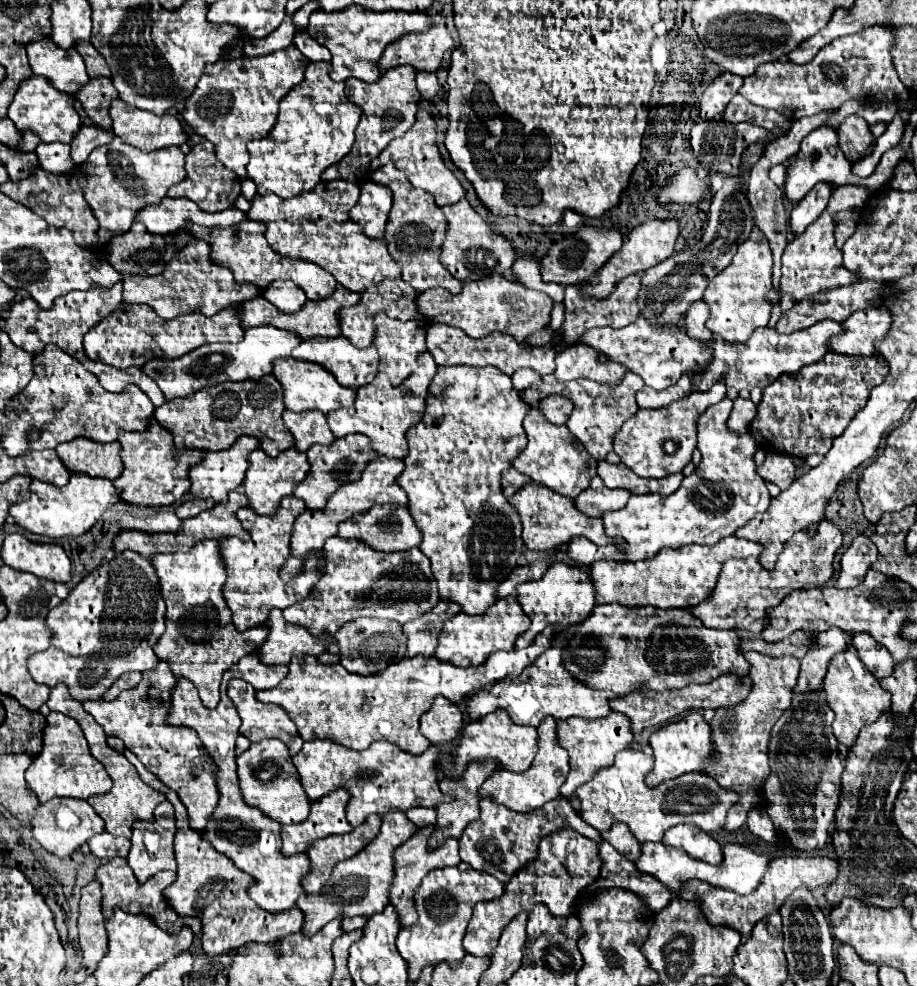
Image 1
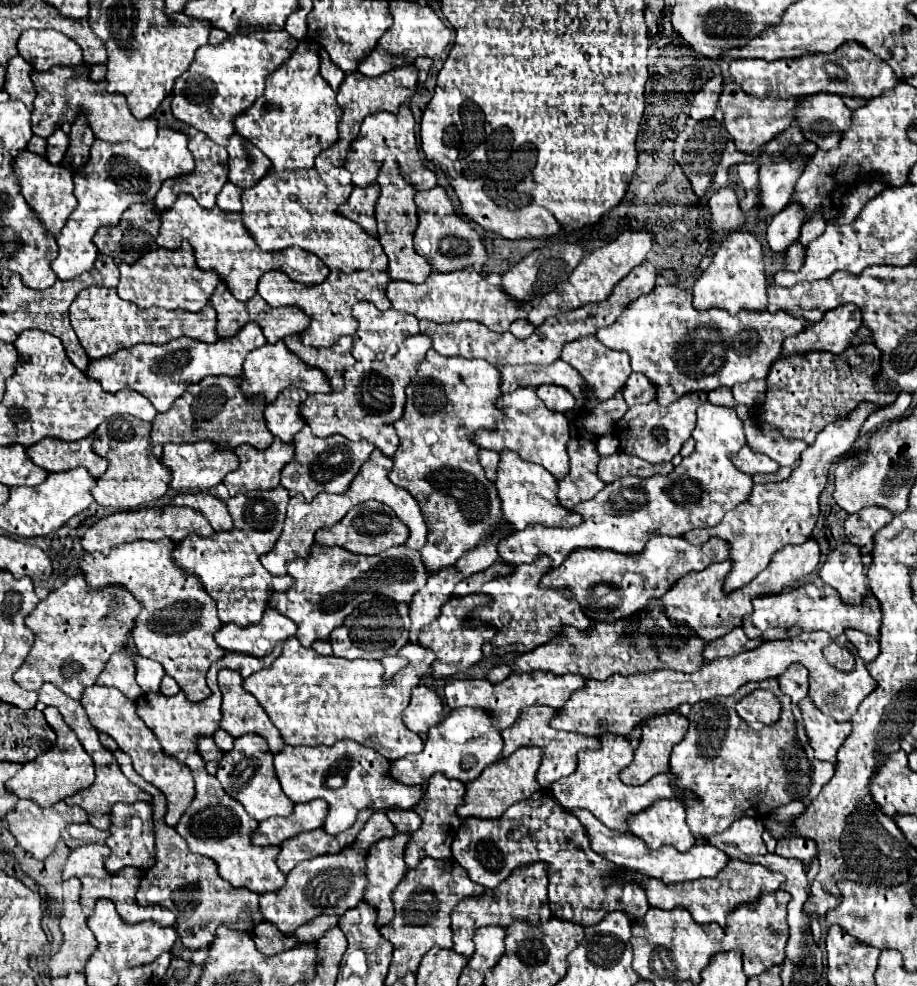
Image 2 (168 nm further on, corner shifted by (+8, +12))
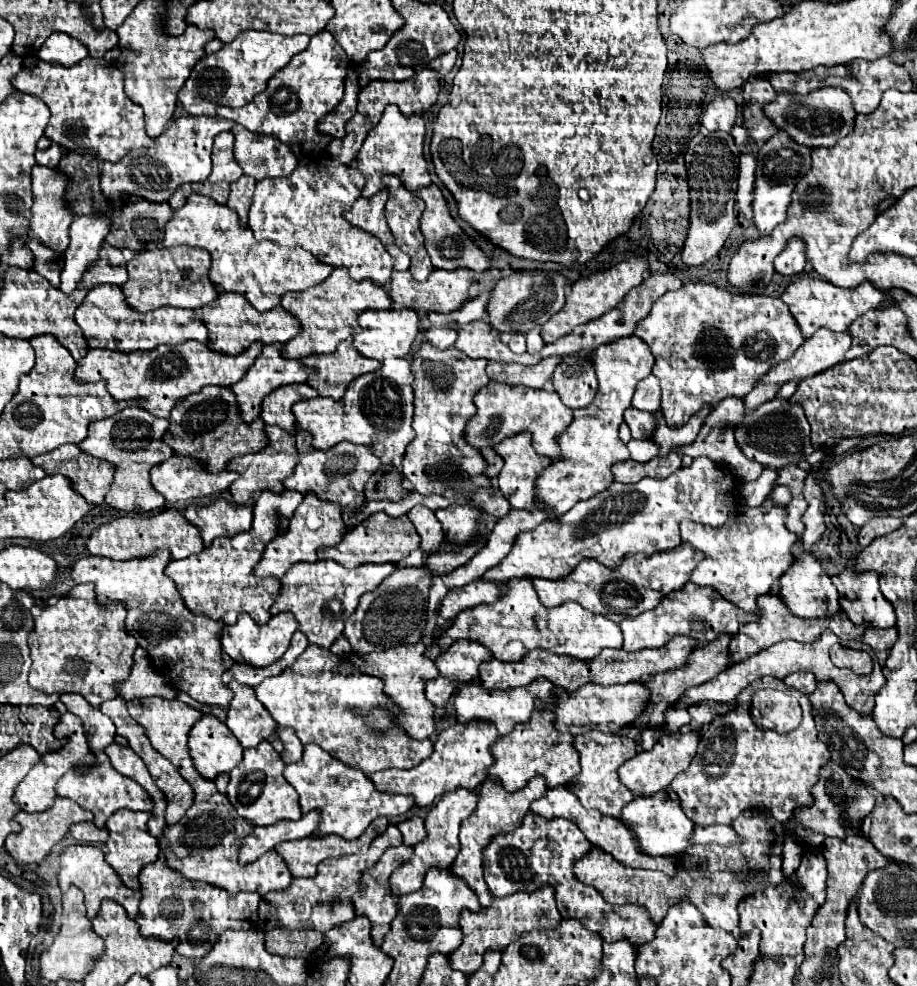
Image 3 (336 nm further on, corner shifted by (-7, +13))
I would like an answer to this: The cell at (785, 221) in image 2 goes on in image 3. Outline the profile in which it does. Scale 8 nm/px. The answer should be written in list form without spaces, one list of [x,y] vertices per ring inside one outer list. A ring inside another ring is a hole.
[[[793,239],[791,245],[775,259],[775,271],[785,277],[795,277],[803,271],[805,267],[805,247],[799,239]]]

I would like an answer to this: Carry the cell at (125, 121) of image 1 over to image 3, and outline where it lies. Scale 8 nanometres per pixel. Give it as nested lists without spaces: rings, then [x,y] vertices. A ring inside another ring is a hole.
[[[85,57],[79,65],[63,67],[39,61],[35,69],[21,69],[13,79],[17,91],[39,97],[51,111],[45,135],[63,147],[65,153],[81,153],[99,163],[123,159],[131,149],[149,147],[155,141],[147,137],[143,109],[123,93],[123,73],[107,59]]]

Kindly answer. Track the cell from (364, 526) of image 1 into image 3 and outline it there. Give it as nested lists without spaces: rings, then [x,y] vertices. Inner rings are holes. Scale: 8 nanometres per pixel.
[[[375,513],[371,515],[367,521],[363,521],[361,525],[357,525],[355,529],[347,531],[341,539],[341,543],[333,545],[333,547],[323,547],[319,549],[317,553],[317,559],[323,561],[323,559],[333,559],[337,561],[339,565],[351,569],[351,567],[359,567],[359,565],[365,565],[365,563],[399,563],[403,561],[413,549],[419,547],[419,535],[413,527],[413,523],[409,521],[407,515],[403,517],[397,517],[397,519],[391,519],[387,517],[385,513]]]

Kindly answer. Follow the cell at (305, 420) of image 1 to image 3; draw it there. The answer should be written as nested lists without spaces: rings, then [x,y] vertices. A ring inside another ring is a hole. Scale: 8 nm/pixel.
[[[297,383],[283,385],[283,387],[275,389],[275,393],[269,393],[263,399],[261,419],[269,425],[279,425],[293,433],[295,417],[291,413],[291,407],[293,407],[293,403],[297,403],[301,399],[311,399],[311,397],[317,397],[317,391],[305,383],[303,385],[297,385]]]

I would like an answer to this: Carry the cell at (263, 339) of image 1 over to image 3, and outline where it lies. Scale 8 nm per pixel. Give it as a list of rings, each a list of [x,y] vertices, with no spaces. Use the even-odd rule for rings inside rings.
[[[187,341],[181,345],[159,345],[151,351],[139,353],[111,353],[109,349],[89,349],[83,361],[77,361],[77,375],[75,381],[91,383],[91,381],[105,381],[107,391],[115,401],[129,401],[137,399],[141,409],[149,411],[155,417],[169,417],[171,409],[183,397],[191,393],[199,393],[205,385],[219,385],[231,387],[235,385],[245,373],[247,367],[253,365],[255,357],[261,353],[263,343],[253,343],[241,355],[221,355],[199,341]]]

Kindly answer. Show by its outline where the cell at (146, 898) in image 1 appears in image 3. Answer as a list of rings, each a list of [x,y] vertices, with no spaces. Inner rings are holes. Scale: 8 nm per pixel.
[[[71,845],[71,847],[65,847],[61,851],[61,855],[59,855],[57,881],[59,881],[61,891],[65,891],[69,885],[75,885],[75,887],[79,887],[83,891],[89,919],[93,919],[97,915],[99,905],[101,905],[103,899],[113,899],[119,905],[123,905],[123,909],[129,913],[131,919],[135,919],[139,915],[139,897],[141,897],[141,893],[125,887],[123,881],[119,881],[117,873],[105,861],[105,855],[103,855],[103,851],[99,847],[93,847],[93,845]]]

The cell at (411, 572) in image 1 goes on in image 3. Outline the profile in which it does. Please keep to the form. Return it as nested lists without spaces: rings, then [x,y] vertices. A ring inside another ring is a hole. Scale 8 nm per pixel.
[[[315,561],[315,563],[295,563],[279,581],[283,585],[279,597],[271,605],[271,615],[279,611],[289,611],[299,623],[309,643],[329,649],[333,641],[343,633],[345,621],[355,611],[359,597],[367,591],[373,591],[387,575],[391,575],[395,565],[363,565],[357,569],[345,569],[335,561]]]

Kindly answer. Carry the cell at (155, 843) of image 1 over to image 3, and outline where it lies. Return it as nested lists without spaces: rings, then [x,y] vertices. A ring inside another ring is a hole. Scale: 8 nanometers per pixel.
[[[119,809],[113,813],[113,817],[107,821],[107,831],[109,839],[105,841],[105,861],[115,869],[115,873],[121,877],[121,881],[129,889],[139,889],[139,869],[143,869],[147,863],[157,861],[159,857],[159,847],[157,839],[147,833],[147,819],[151,813],[147,811],[129,811],[129,809]]]

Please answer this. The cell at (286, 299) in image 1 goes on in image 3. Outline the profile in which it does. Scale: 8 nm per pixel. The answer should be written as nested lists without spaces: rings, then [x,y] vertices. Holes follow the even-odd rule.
[[[333,269],[333,273],[319,285],[301,293],[287,293],[281,299],[281,307],[295,315],[301,325],[301,333],[283,345],[283,357],[303,359],[315,353],[333,353],[339,341],[357,333],[357,317],[363,309],[391,307],[389,295],[383,287],[365,287],[369,281],[353,281],[345,269]]]

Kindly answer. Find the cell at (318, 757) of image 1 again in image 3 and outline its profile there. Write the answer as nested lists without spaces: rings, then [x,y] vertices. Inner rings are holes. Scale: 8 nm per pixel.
[[[305,745],[301,761],[287,765],[283,771],[283,777],[299,793],[301,813],[309,813],[311,809],[317,809],[321,813],[321,823],[317,829],[319,837],[339,835],[339,837],[351,841],[351,839],[361,837],[373,819],[405,815],[413,807],[411,797],[379,793],[375,789],[375,785],[371,781],[367,781],[363,771],[341,763],[339,759],[335,759],[327,751],[323,751],[319,745]]]

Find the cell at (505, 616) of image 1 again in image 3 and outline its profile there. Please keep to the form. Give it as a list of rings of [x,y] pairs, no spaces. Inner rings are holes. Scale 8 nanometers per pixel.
[[[455,641],[443,655],[435,659],[439,675],[425,685],[425,695],[435,705],[435,723],[439,723],[447,713],[449,697],[465,683],[479,677],[479,665],[491,659],[491,651],[483,645],[469,641]]]

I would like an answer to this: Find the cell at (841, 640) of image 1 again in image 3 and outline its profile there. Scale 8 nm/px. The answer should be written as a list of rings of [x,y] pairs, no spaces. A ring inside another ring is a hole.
[[[801,671],[801,673],[791,673],[791,675],[787,675],[783,681],[785,681],[785,685],[801,691],[803,695],[813,693],[813,691],[815,691],[815,685],[817,685],[815,675],[813,675],[813,673],[805,673],[805,671]]]

